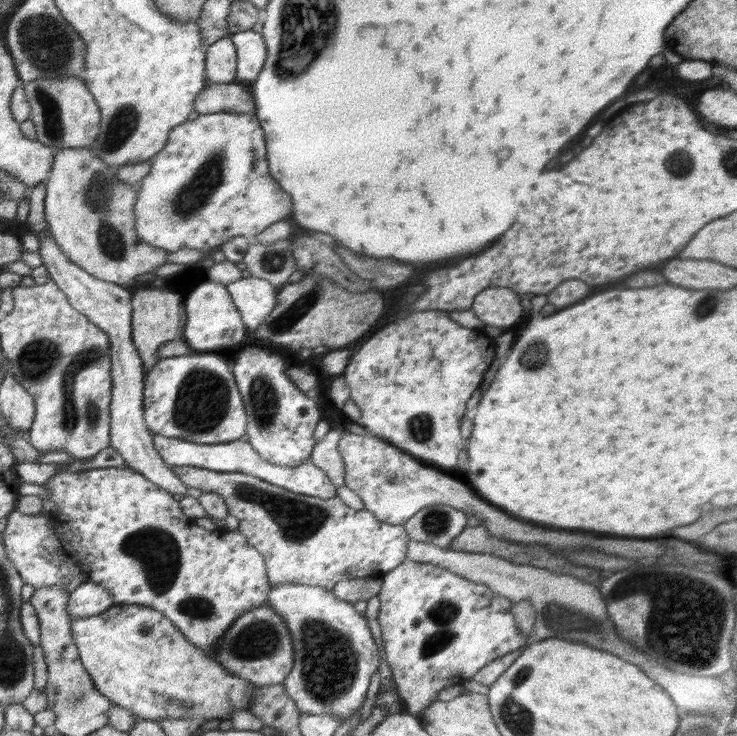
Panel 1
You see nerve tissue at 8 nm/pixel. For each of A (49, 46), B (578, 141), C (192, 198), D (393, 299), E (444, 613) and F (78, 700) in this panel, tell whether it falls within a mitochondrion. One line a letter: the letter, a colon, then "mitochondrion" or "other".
A: mitochondrion
B: other
C: mitochondrion
D: other
E: mitochondrion
F: mitochondrion

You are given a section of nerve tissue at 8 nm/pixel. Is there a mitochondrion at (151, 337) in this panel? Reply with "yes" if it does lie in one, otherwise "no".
no

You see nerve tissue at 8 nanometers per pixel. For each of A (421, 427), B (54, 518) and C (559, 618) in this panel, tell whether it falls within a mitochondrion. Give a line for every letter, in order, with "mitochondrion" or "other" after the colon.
A: mitochondrion
B: other
C: mitochondrion

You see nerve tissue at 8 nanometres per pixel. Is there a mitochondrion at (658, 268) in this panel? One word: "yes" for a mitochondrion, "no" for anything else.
no

